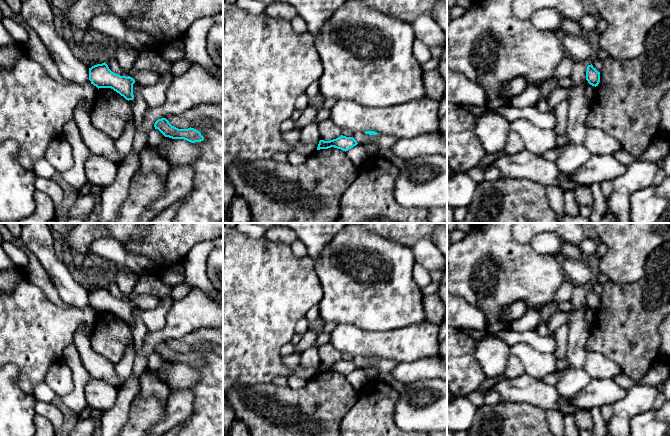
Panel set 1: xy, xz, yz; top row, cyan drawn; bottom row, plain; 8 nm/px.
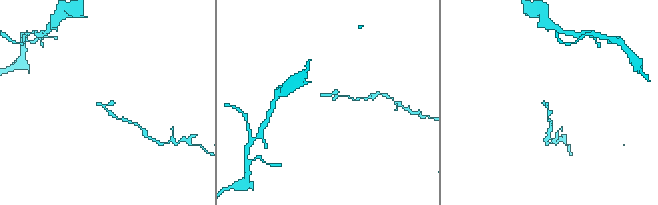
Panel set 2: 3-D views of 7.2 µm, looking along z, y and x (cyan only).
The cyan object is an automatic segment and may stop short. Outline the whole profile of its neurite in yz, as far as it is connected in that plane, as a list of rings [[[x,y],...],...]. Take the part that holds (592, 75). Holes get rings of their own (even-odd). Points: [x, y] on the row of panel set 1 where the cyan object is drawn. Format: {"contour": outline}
{"contour": [[[588,65],[587,66],[587,71],[586,71],[586,80],[588,83],[592,86],[598,86],[600,82],[600,72],[598,72],[593,65]]]}

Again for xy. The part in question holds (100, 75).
{"contour": [[[104,62],[89,68],[89,80],[91,84],[99,88],[111,88],[126,100],[133,100],[133,84],[135,80],[128,76],[120,76],[112,72]]]}

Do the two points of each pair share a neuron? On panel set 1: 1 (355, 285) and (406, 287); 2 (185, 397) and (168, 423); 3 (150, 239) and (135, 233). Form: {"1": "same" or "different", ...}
{"1": "same", "2": "same", "3": "different"}

